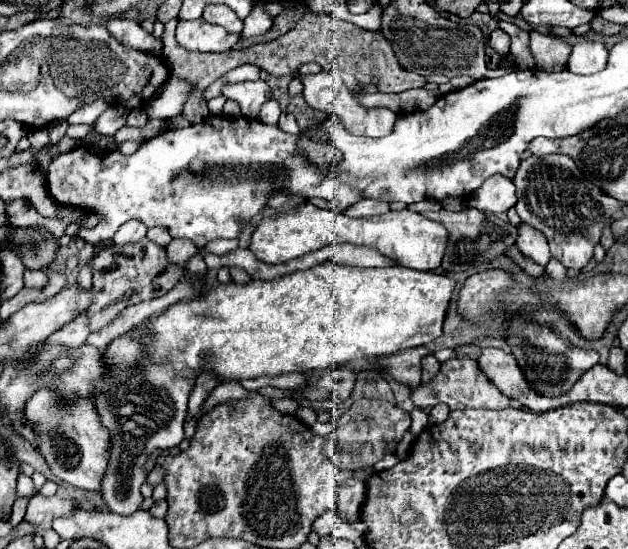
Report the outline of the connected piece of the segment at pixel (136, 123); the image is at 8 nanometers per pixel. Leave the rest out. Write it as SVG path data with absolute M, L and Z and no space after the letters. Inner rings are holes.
M144 109L130 111L130 115L128 115L128 125L130 127L144 127L146 123L148 123L148 115L144 113Z

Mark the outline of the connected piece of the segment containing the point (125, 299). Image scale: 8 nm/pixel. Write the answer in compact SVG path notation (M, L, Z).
M144 237L138 243L110 245L98 251L92 259L92 303L86 311L90 319L90 331L96 333L110 325L126 307L166 295L178 281L184 279L184 269L170 263L166 249Z

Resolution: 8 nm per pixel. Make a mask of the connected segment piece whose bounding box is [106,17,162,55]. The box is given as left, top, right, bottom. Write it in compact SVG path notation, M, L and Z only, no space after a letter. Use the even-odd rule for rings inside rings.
M124 17L112 18L106 23L108 31L124 45L140 51L156 51L156 55L162 51L162 39L156 39L154 35L146 33L136 21L124 19Z

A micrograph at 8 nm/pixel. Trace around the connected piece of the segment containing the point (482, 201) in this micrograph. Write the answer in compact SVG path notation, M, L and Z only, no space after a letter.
M494 175L486 179L486 183L470 195L466 201L468 207L486 211L486 213L502 213L516 205L516 187L512 179L506 179L502 175Z

